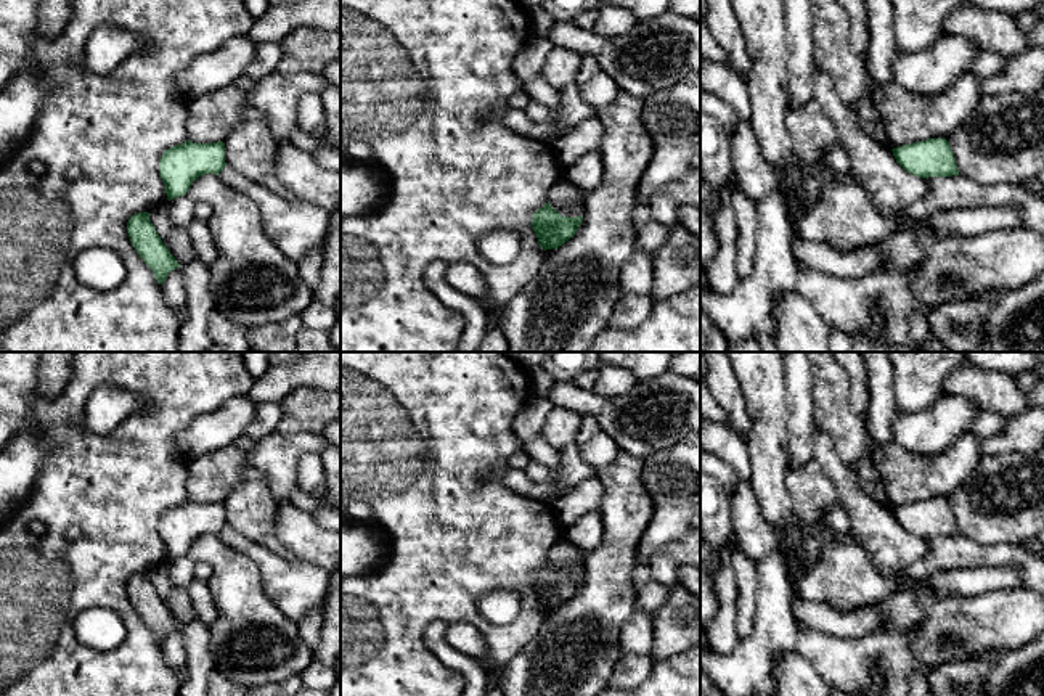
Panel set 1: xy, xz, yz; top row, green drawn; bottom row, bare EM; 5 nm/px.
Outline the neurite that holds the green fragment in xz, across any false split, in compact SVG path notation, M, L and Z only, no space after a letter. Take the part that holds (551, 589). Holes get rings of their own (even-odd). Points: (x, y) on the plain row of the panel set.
M546 563L533 574L532 588L543 611L557 609L573 598L575 592L581 585L581 580L583 575L564 577L551 567L549 563Z

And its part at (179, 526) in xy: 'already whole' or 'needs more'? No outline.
already whole

